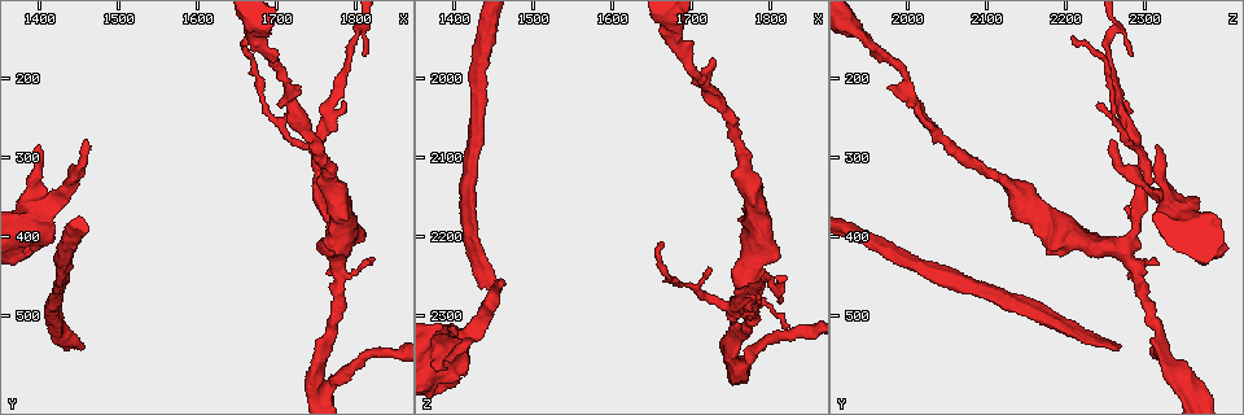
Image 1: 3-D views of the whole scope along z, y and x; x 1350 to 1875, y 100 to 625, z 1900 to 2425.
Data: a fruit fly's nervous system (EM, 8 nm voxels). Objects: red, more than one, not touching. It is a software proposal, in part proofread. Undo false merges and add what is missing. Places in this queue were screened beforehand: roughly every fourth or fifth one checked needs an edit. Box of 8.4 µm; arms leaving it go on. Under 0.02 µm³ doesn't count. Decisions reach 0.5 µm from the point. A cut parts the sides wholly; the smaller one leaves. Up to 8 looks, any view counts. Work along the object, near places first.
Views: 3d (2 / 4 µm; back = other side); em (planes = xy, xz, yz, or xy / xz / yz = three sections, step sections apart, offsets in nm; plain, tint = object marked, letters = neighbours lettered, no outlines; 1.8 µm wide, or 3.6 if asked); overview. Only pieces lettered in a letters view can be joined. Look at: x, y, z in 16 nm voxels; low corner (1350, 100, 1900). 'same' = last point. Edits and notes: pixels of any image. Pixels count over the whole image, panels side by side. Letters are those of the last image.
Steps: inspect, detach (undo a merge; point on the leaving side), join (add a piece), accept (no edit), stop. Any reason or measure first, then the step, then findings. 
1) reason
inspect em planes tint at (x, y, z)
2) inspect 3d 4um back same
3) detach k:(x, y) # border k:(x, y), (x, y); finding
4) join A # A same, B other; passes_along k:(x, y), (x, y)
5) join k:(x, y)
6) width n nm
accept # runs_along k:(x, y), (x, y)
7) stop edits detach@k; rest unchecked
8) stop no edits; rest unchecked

free end
inspect em planes letters at (1450, 535, 2265)

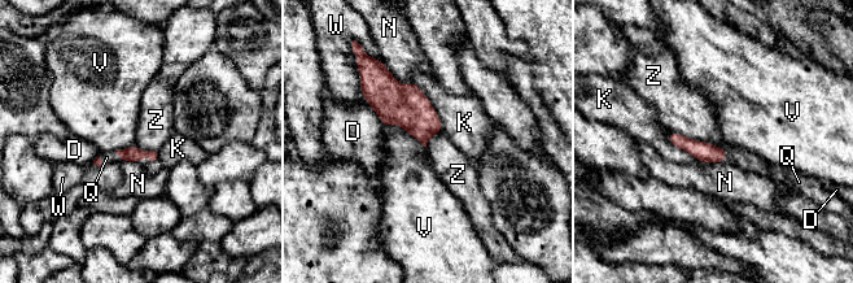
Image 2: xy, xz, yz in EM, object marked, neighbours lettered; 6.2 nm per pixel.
width 100 nm
join Q # D other, K other, N other, Q same, V other, W other, Z other; passes_along 2:(701, 151), (725, 155), (749, 162); it goes on there

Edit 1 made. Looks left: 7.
see it whole again
inspect overview

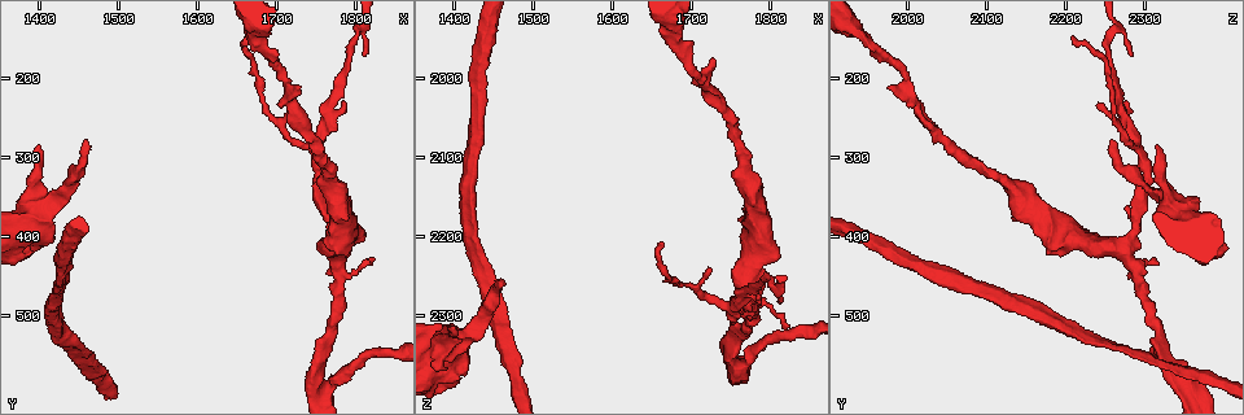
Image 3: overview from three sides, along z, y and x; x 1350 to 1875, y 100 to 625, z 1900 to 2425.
inspect em 3.6um planes letters at (1405, 415, 2385)

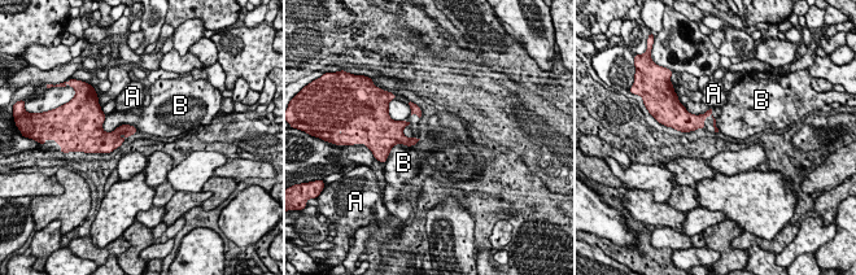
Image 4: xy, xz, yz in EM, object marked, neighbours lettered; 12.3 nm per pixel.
longest_contact B 480 nm
accept # A other, B other; none of them fits

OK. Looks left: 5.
an open end
inspect 3d 4um back at (1455, 280, 2255)

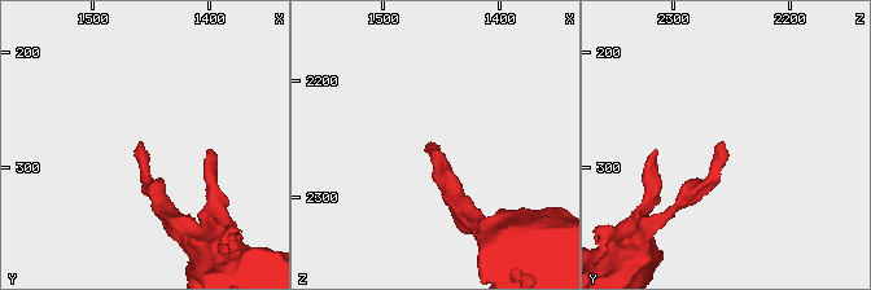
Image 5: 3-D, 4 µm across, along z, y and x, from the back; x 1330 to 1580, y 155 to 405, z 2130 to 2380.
inspect em planes letters at (1454, 278, 2254)

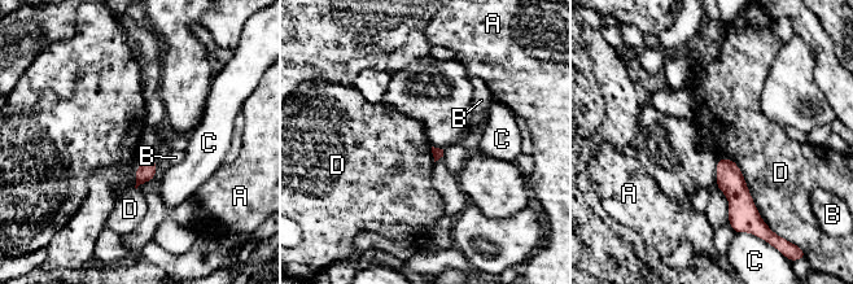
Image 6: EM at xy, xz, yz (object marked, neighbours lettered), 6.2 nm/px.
accept # A other, B other, C other, D other; border 6:(717, 157), (735, 162), (764, 219); none of them fits

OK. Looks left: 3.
an open end
inspect 3d 2um at (1810, 175, 2280)

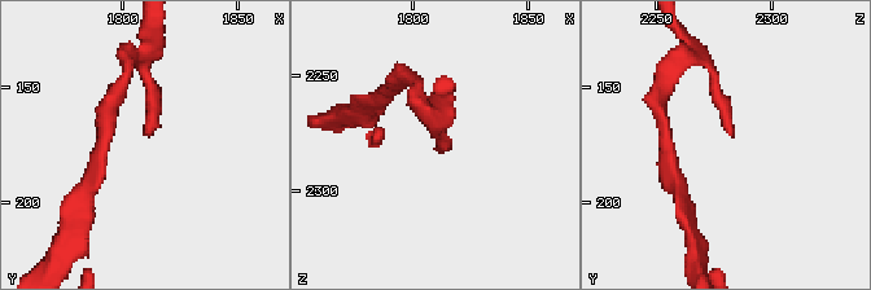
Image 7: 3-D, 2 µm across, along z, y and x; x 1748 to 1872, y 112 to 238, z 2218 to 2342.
shape alone is not enough
inspect em planes letters at (1811, 171, 2282)

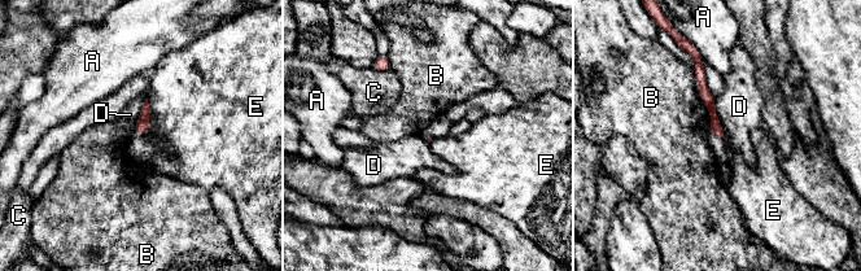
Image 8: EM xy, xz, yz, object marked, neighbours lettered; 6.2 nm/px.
accept # A other, B other, C other, D other, E other; runs_along 8:(699, 61), (700, 83), (719, 131); none of them fits

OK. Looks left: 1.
stop edits join@2; rest unchecked

